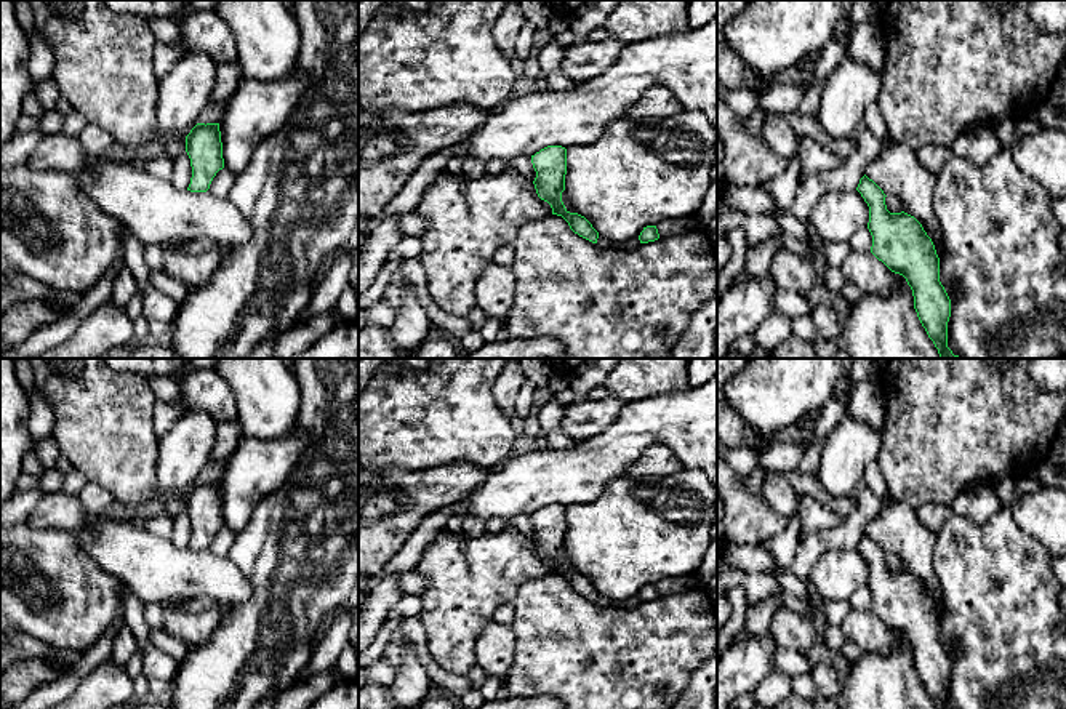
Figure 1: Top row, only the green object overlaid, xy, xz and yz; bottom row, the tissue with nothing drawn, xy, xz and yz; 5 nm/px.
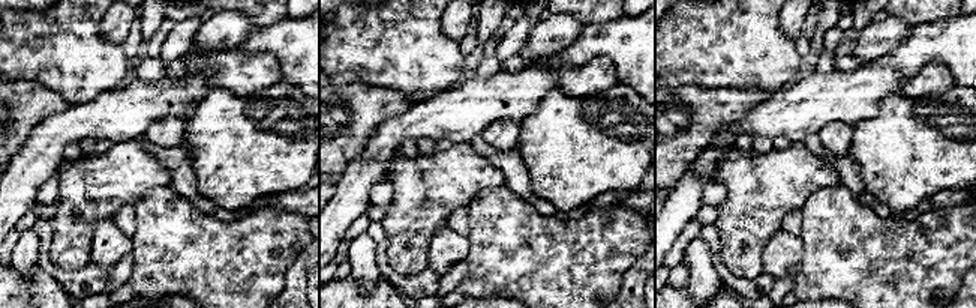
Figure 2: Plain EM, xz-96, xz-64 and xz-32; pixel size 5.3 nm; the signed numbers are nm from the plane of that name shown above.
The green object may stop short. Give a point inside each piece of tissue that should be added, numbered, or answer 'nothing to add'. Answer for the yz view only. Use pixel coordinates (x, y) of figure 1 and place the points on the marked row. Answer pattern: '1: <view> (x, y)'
nothing to add

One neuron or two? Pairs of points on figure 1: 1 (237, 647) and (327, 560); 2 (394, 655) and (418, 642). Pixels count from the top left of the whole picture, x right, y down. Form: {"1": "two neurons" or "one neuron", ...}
{"1": "one neuron", "2": "one neuron"}

